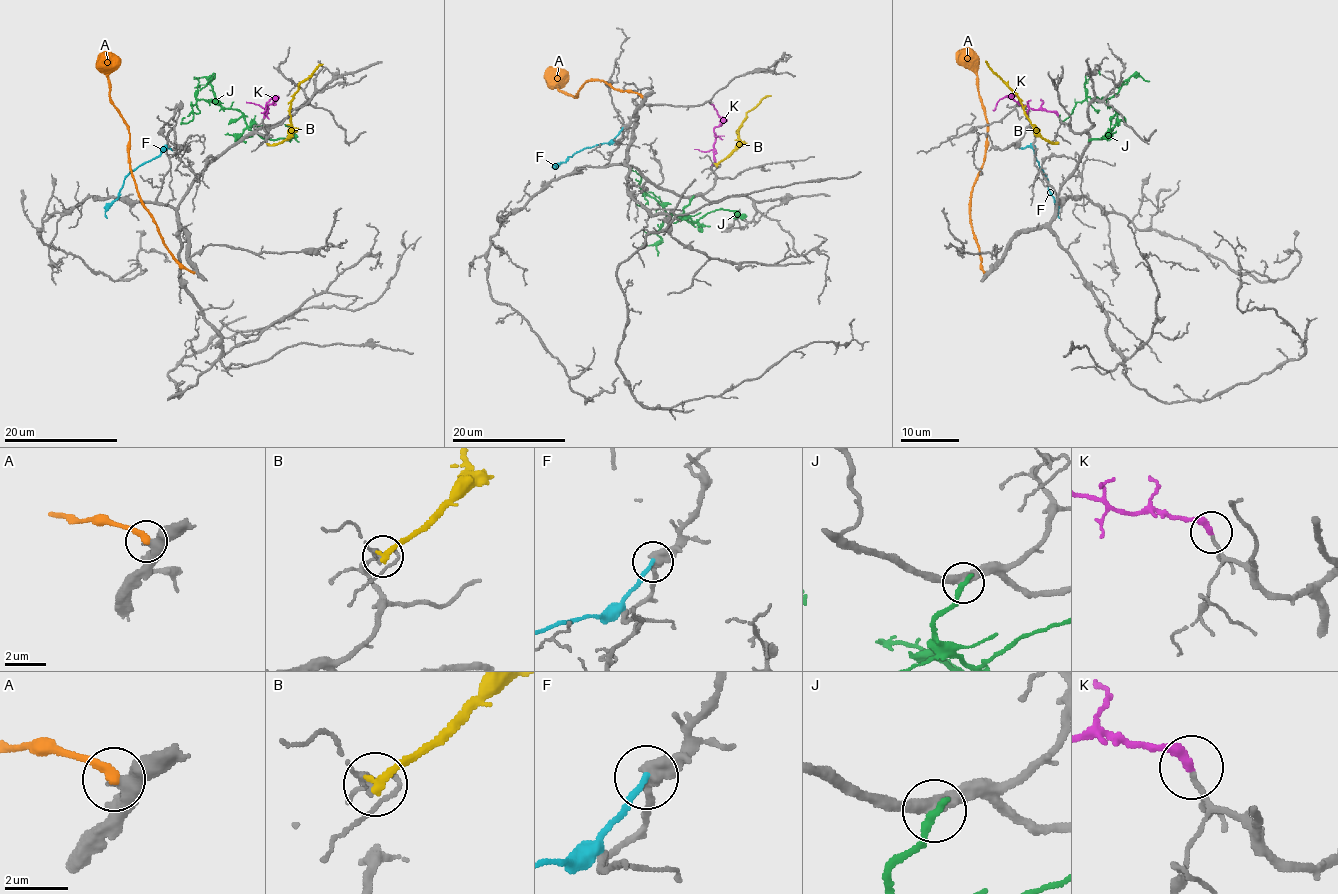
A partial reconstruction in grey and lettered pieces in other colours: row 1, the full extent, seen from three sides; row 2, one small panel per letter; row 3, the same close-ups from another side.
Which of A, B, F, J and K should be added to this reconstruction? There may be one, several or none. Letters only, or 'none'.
K

